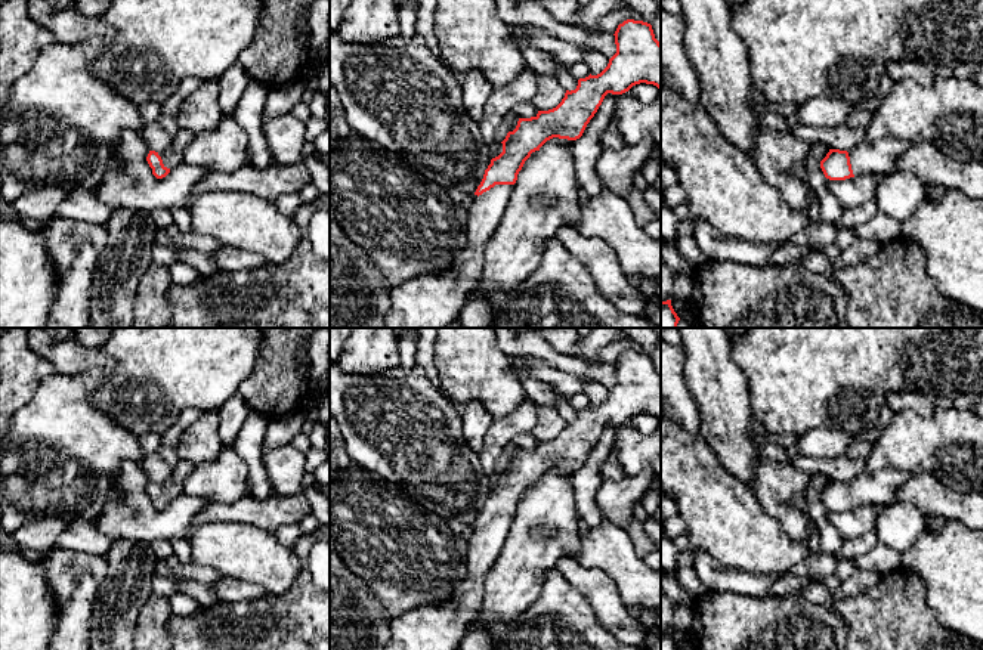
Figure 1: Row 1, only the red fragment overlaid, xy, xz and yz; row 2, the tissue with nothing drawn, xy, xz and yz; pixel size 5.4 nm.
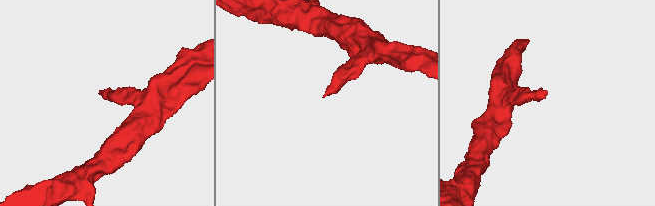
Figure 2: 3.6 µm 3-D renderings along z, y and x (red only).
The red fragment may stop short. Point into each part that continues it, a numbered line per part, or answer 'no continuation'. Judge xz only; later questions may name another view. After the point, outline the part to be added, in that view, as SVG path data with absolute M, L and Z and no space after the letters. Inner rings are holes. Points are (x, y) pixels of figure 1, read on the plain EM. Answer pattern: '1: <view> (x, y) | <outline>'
1: xz (433, 627) | M495 516L482 526L472 526L467 541L467 573L448 600L439 604L426 604L396 616L389 623L386 650L457 650L467 626L477 619L483 600L483 581L495 564L510 533L514 516Z

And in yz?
1: yz (880, 488) | M890 468L878 470L872 474L862 471L848 482L854 507L878 505L891 507L899 502L897 489L909 479L908 473Z

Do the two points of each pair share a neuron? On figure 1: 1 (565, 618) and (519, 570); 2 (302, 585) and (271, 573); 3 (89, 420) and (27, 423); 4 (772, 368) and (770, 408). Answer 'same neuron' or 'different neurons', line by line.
1: different neurons
2: different neurons
3: same neuron
4: same neuron

